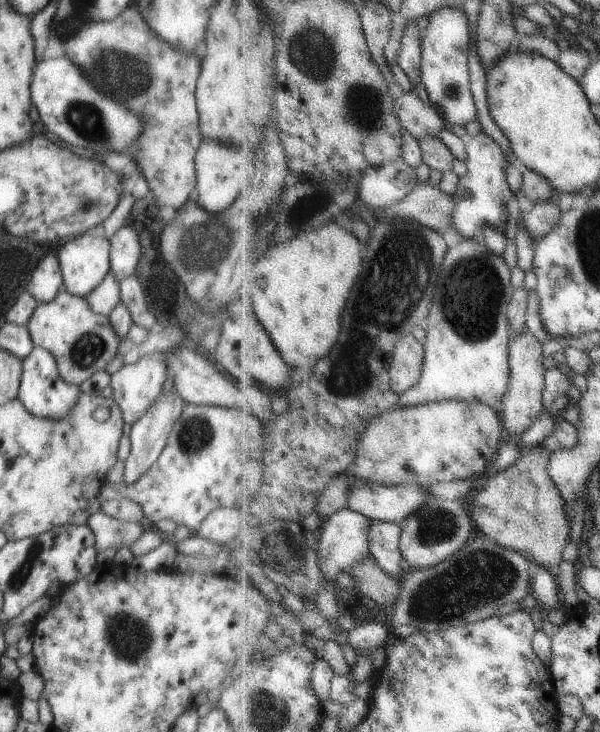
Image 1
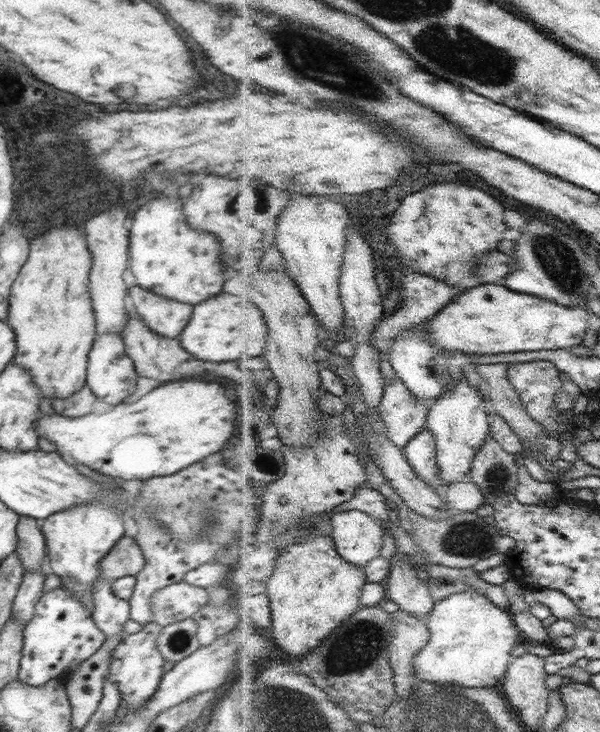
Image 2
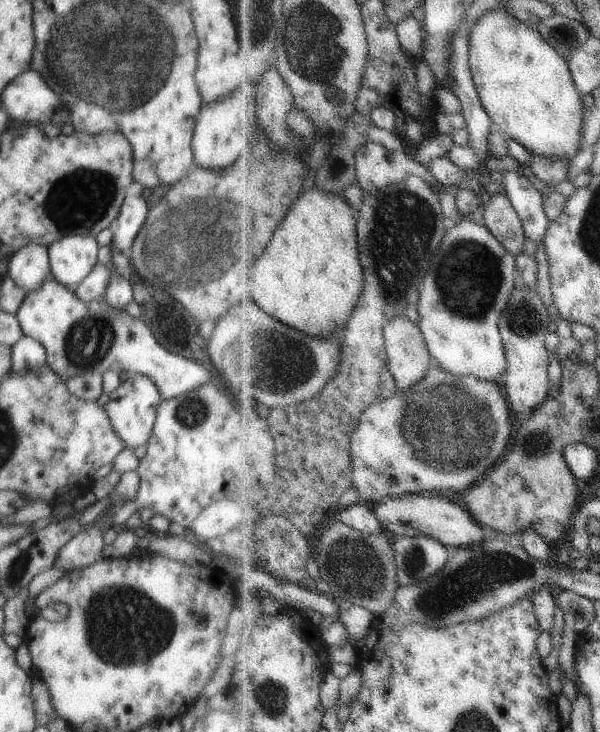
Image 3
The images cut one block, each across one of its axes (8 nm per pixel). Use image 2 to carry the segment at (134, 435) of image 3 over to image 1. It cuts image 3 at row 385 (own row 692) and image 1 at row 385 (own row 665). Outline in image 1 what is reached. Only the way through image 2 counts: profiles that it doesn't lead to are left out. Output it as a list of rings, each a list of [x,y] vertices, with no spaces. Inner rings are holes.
[[[158,354],[143,355],[137,362],[126,364],[111,375],[110,386],[113,391],[113,399],[122,411],[123,421],[130,428],[144,413],[156,402],[156,398],[162,393],[162,386],[168,378],[166,362]]]

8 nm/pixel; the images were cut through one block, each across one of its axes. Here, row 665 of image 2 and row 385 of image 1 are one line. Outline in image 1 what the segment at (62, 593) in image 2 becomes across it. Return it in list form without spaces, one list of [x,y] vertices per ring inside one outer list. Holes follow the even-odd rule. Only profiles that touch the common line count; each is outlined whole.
[[[33,346],[32,352],[23,360],[23,373],[19,384],[18,399],[24,408],[40,418],[64,418],[76,406],[81,390],[74,384],[66,384],[60,373],[54,356],[45,348]]]

